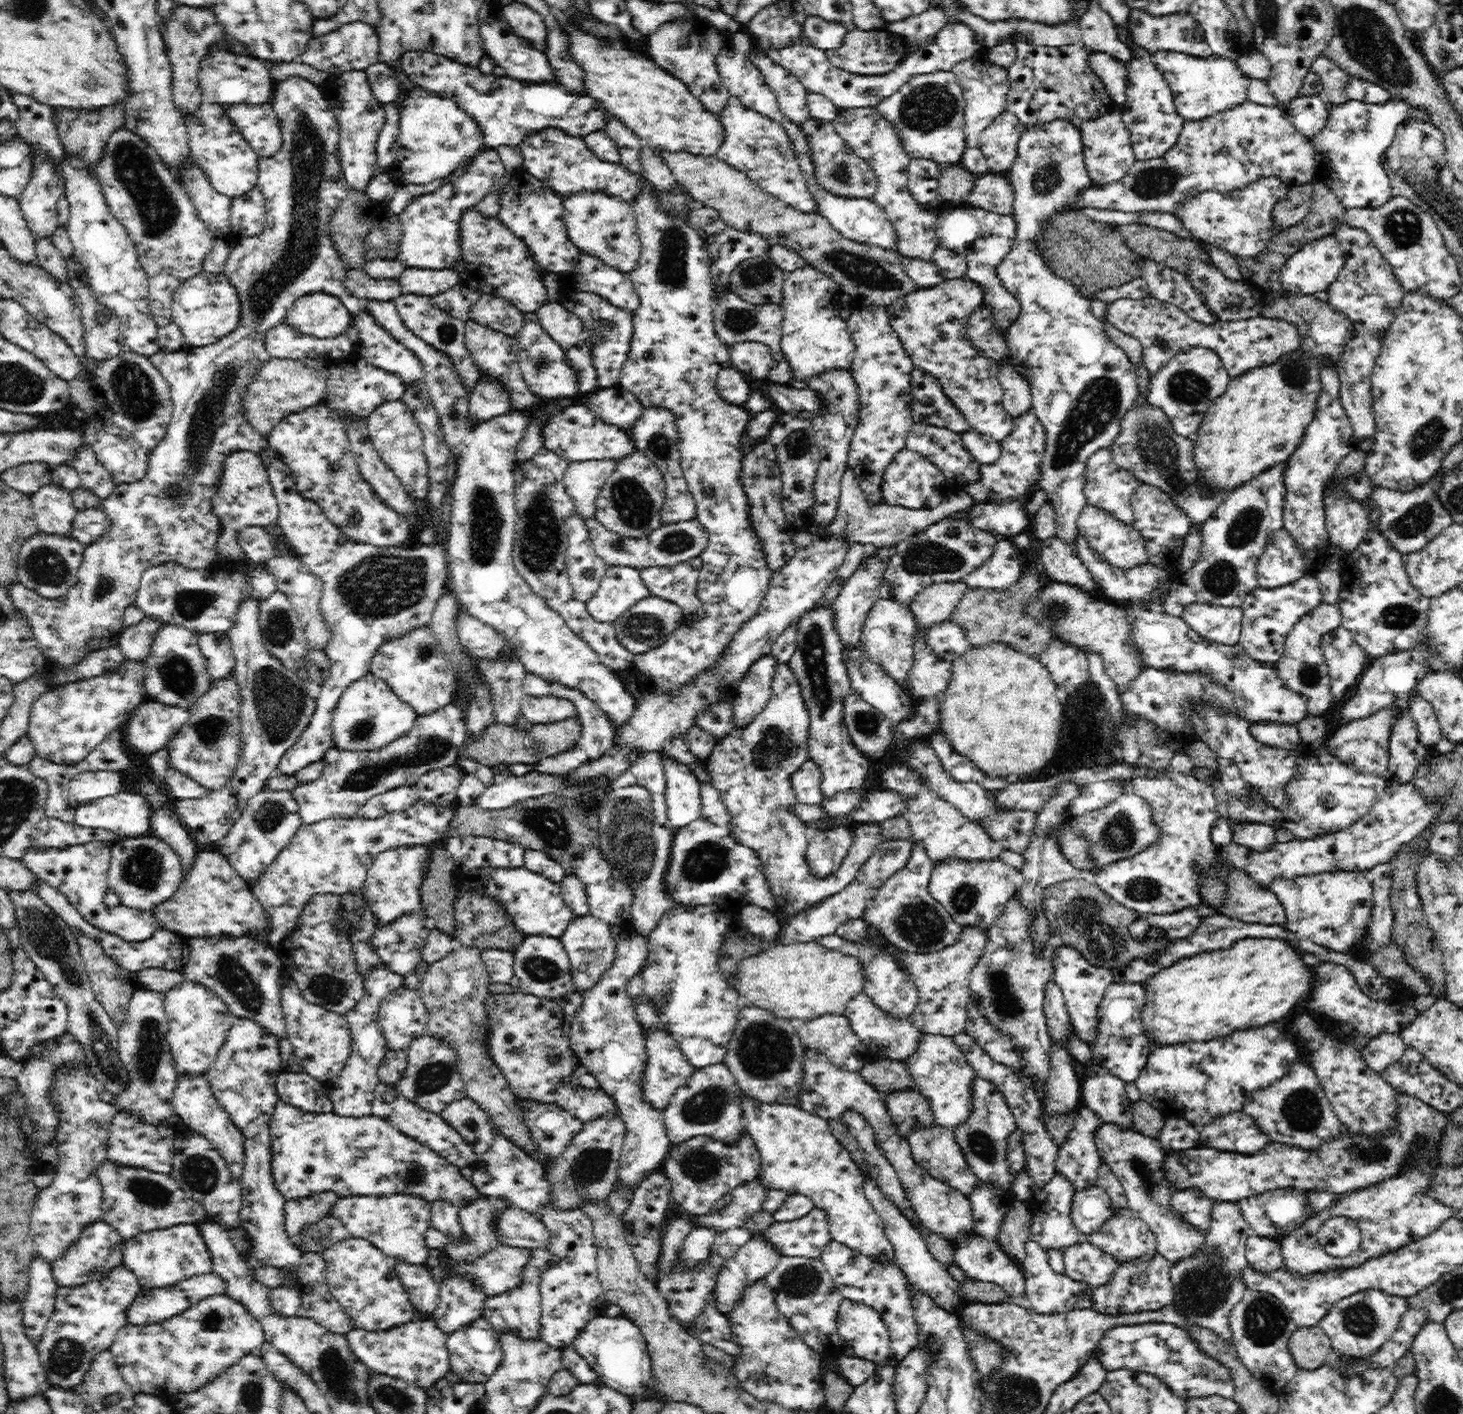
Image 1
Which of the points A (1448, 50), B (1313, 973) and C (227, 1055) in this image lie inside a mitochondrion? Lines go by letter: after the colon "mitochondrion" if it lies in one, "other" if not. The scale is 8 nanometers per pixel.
A: mitochondrion
B: other
C: other

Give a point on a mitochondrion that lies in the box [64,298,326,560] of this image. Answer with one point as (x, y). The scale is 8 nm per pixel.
(132, 387)

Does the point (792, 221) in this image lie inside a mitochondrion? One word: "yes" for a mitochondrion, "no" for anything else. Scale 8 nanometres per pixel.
no

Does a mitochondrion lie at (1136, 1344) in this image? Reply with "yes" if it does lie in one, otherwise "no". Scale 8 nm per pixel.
no

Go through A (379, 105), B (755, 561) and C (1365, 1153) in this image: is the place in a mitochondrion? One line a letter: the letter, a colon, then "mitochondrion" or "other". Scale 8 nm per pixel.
A: other
B: other
C: mitochondrion

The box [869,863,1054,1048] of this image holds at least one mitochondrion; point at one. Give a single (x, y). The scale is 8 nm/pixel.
(918, 924)

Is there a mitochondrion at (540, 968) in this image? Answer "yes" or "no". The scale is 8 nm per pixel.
yes

